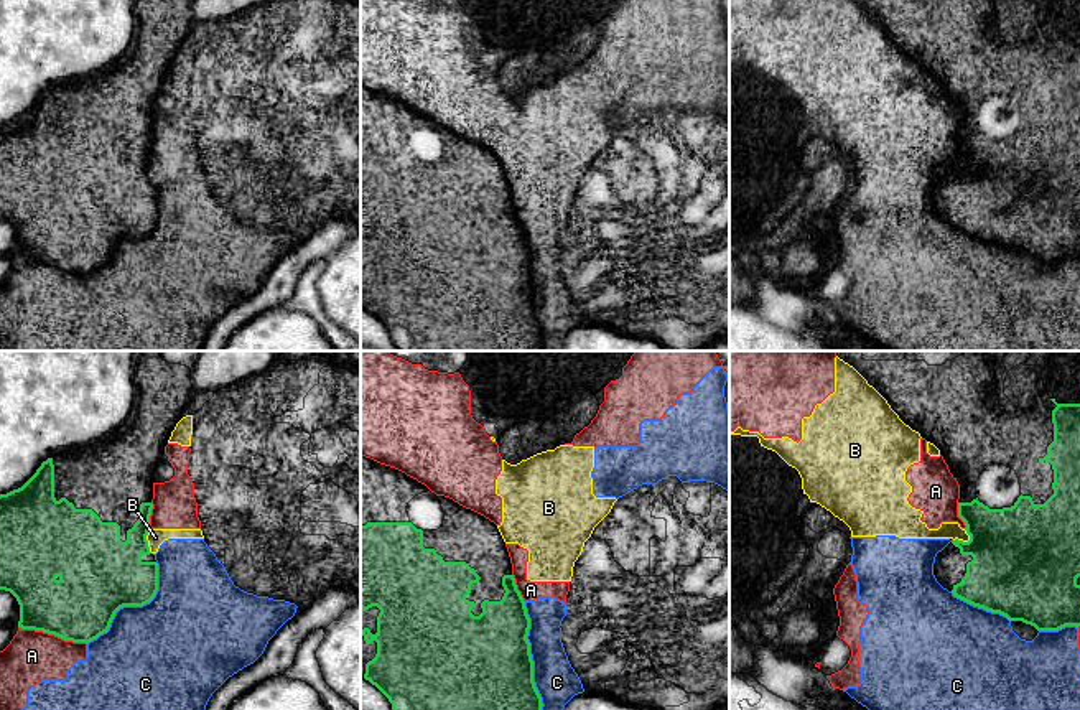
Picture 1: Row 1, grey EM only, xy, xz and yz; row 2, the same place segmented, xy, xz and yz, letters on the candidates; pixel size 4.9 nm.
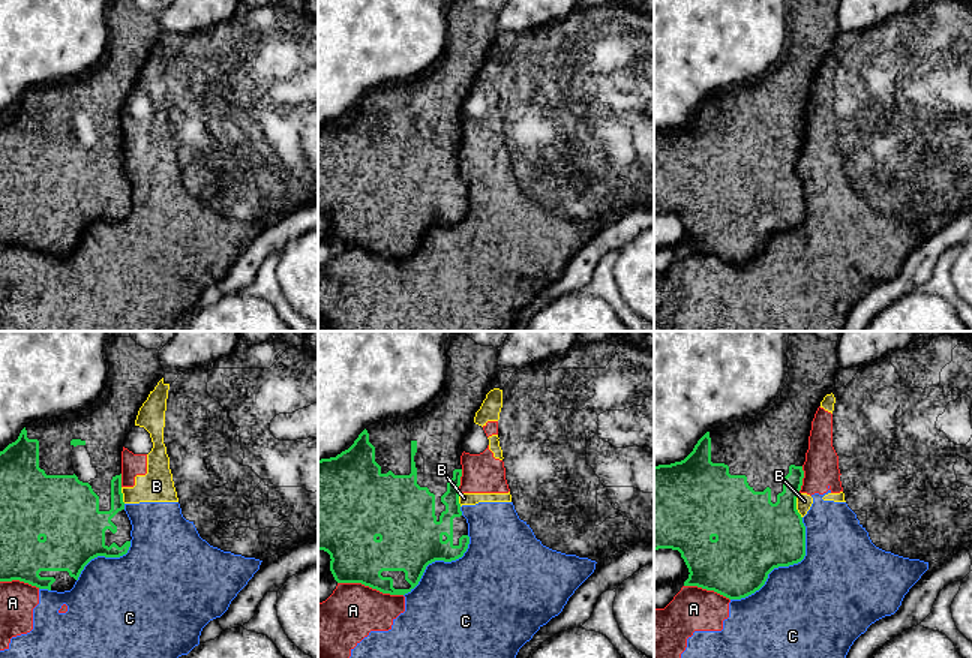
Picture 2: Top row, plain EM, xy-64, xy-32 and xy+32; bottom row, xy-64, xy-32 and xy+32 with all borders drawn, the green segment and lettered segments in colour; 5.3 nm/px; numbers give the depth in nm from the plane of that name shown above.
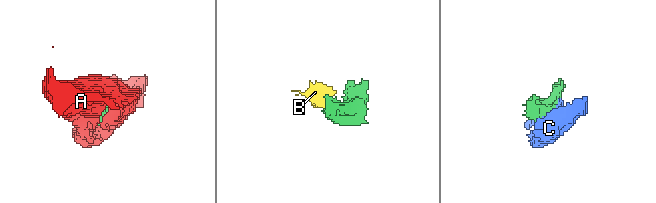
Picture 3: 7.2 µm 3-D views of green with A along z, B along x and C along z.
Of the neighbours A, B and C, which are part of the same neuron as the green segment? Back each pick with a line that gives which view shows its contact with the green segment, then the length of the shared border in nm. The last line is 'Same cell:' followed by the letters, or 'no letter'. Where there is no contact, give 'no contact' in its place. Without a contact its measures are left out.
Same cell: no letter

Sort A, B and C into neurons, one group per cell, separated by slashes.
A B C

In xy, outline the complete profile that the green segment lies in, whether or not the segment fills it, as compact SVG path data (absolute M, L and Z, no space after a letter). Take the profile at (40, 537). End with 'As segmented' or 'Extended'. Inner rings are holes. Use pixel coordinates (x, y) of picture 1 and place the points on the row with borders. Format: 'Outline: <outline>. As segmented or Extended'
Outline: M142 351L135 364L137 400L128 422L102 443L58 453L36 469L36 473L18 489L0 494L0 590L10 591L20 605L18 628L54 634L64 641L91 642L107 633L115 613L123 606L143 606L158 591L158 563L148 547L148 525L151 516L155 468L158 466L165 446L176 423L189 415L191 402L196 395L191 384L191 369L181 364L166 362L158 351Z. Extended

